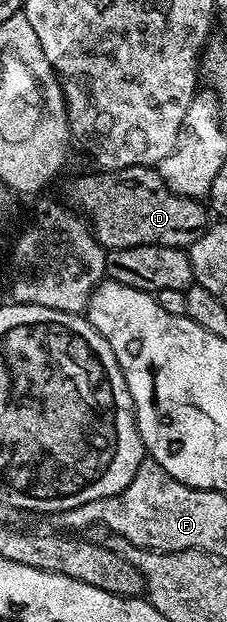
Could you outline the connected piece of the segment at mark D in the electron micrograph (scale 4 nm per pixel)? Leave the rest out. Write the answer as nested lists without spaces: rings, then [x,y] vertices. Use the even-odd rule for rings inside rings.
[[[131,166],[118,171],[101,169],[96,173],[100,174],[84,174],[81,178],[74,179],[68,186],[68,194],[72,197],[70,199],[71,205],[88,219],[92,233],[96,235],[96,239],[99,240],[105,251],[134,248],[135,246],[187,248],[208,231],[210,214],[205,203],[195,198],[183,198],[180,194],[174,193],[160,179],[159,173],[153,167]]]

